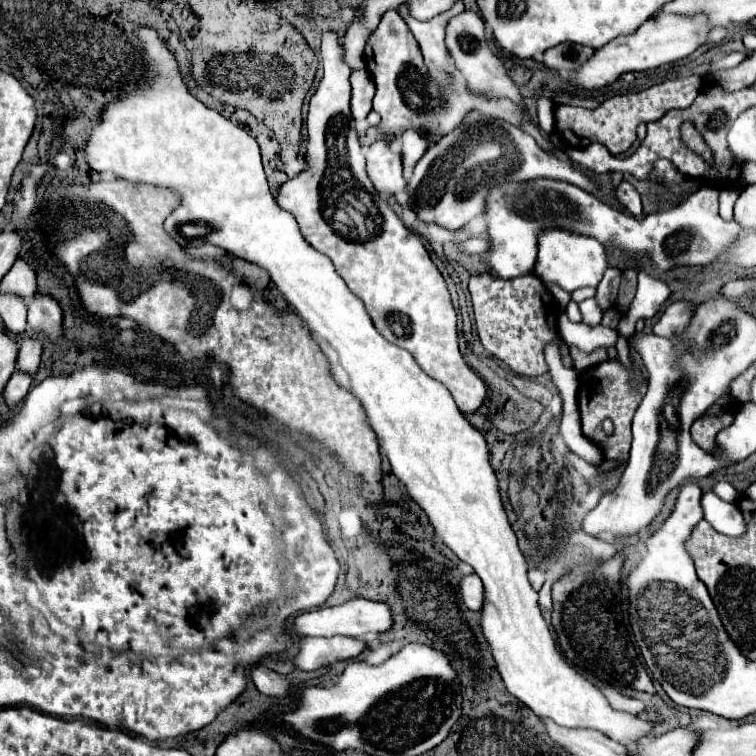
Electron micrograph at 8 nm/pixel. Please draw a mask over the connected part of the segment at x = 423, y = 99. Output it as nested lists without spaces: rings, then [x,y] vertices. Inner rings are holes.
[[[387,10],[375,32],[369,36],[365,48],[365,64],[377,86],[373,110],[381,114],[381,124],[377,128],[385,136],[397,136],[399,132],[413,128],[423,132],[429,138],[429,144],[435,144],[441,136],[461,126],[469,112],[491,114],[493,118],[503,118],[515,126],[521,126],[523,108],[515,102],[505,98],[481,98],[481,94],[459,88],[441,88],[439,82],[429,74],[419,44],[397,10]]]

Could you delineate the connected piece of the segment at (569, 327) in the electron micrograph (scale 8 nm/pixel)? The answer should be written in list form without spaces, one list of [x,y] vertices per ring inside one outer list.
[[[565,312],[559,316],[557,328],[559,328],[561,338],[569,346],[573,346],[573,348],[577,348],[577,350],[581,350],[585,354],[591,354],[593,350],[597,350],[601,346],[613,346],[615,344],[615,338],[617,338],[611,328],[605,328],[601,324],[589,326],[585,322],[575,324],[575,322],[571,322],[567,318]]]

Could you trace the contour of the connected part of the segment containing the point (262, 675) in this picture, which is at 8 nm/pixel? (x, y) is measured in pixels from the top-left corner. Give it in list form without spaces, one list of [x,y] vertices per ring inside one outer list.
[[[261,664],[249,668],[249,678],[253,680],[253,684],[257,686],[261,694],[267,694],[267,696],[287,696],[289,694],[287,676],[279,676]]]

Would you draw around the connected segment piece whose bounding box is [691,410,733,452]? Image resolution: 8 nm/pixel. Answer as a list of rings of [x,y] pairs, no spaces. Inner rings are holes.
[[[725,412],[721,416],[707,416],[707,418],[697,418],[691,426],[691,438],[693,442],[703,448],[705,452],[711,452],[715,448],[715,434],[721,432],[723,428],[731,426],[733,422],[733,412]]]

